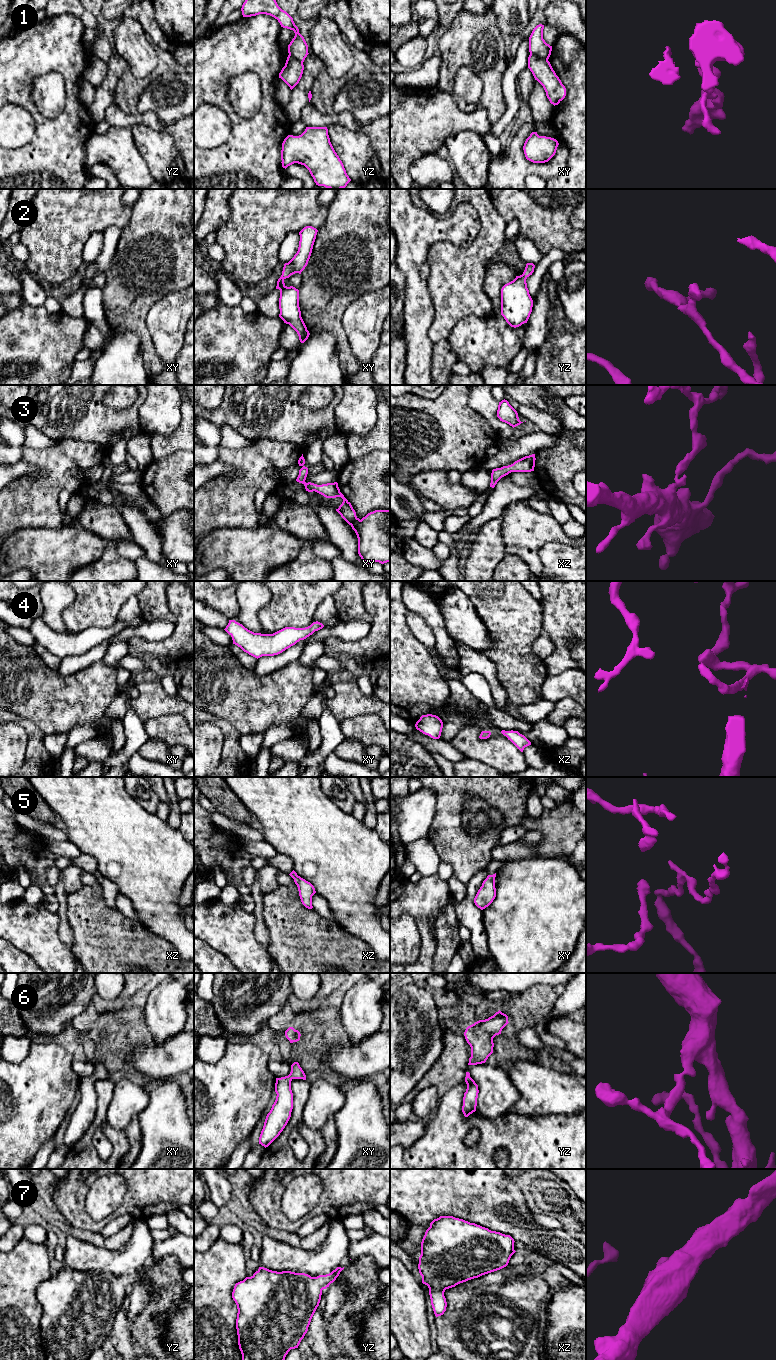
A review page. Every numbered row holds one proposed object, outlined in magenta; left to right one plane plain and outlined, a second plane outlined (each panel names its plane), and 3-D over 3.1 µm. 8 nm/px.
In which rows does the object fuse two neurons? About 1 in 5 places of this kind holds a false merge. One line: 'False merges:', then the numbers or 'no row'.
False merges: 1

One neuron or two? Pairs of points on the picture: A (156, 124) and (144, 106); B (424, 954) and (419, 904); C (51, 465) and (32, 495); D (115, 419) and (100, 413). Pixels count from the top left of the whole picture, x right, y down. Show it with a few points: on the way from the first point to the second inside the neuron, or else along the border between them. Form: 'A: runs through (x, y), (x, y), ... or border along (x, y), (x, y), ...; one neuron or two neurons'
A: border along (137, 112), (152, 111), (164, 123), (169, 123); two neurons
B: runs through (426, 942), (423, 916); one neuron
C: runs through (51, 472), (51, 476), (39, 488); one neuron
D: runs through (111, 419), (104, 417); one neuron

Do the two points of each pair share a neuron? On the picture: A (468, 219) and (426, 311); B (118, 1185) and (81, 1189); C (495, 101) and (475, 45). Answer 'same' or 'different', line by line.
A: same
B: different
C: same

